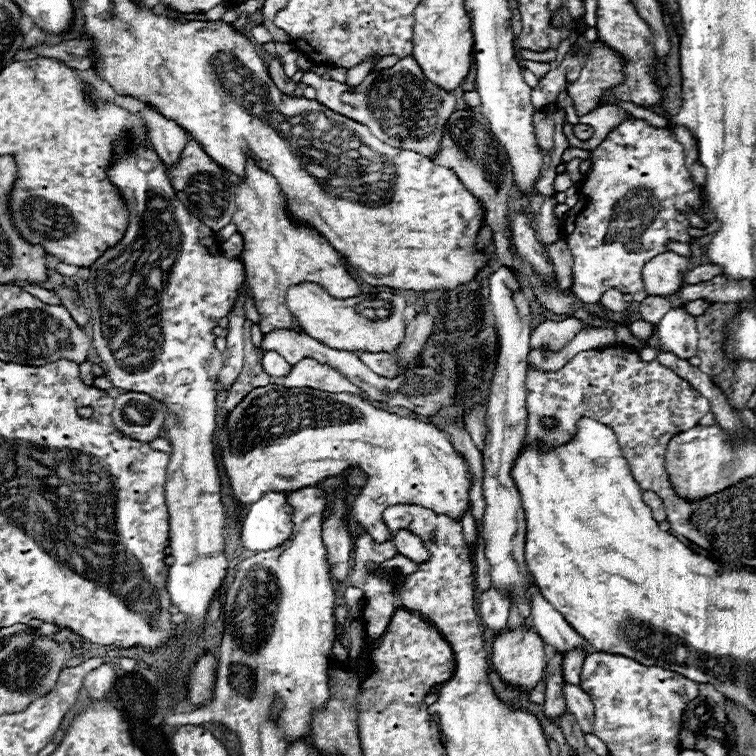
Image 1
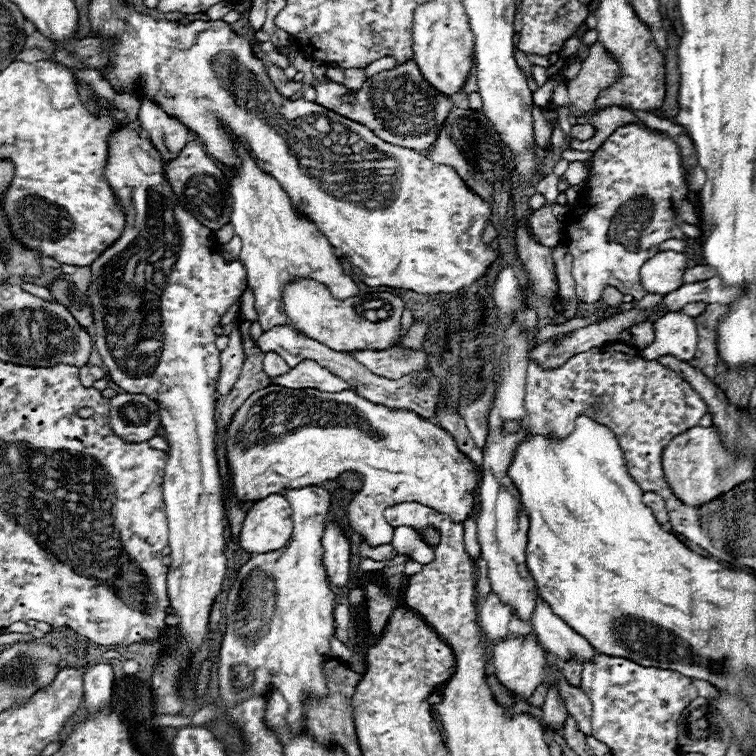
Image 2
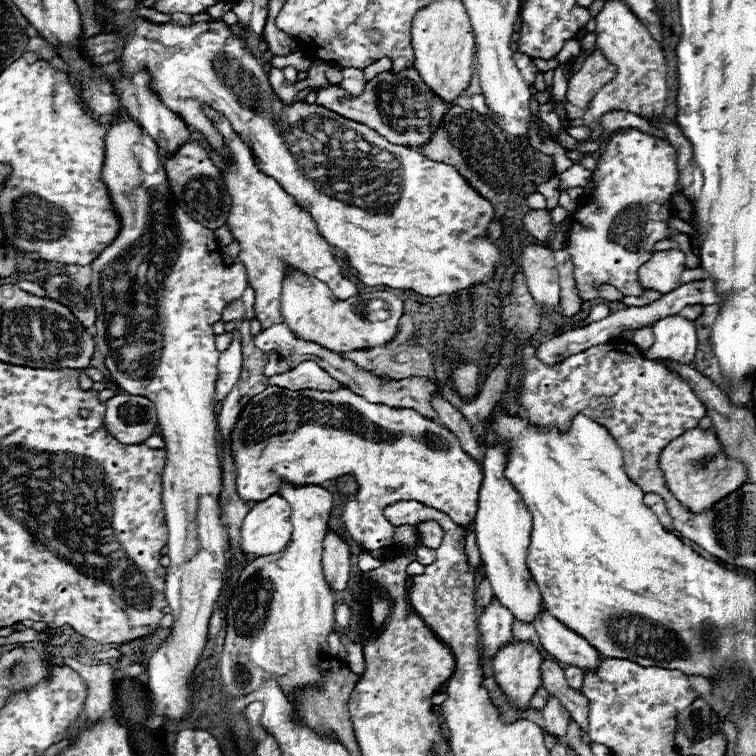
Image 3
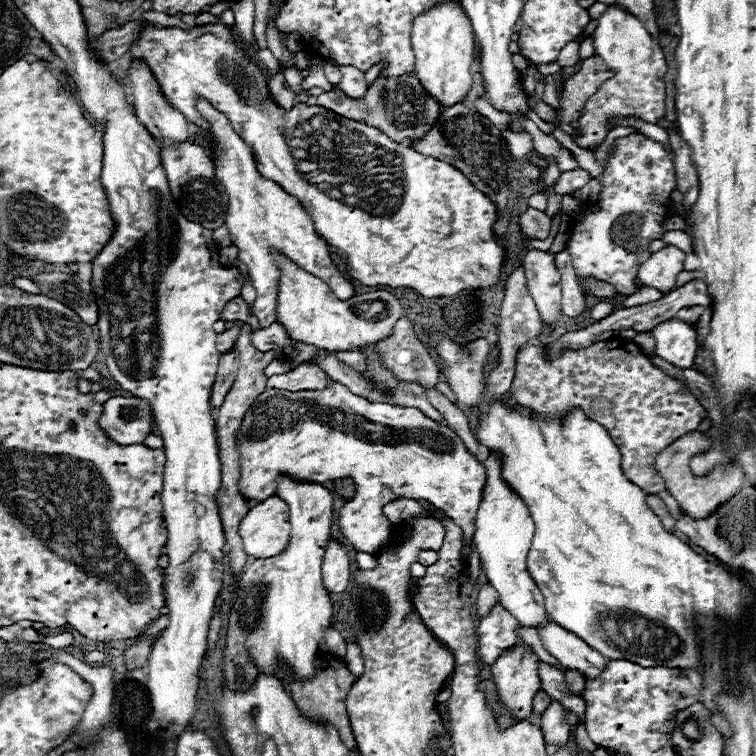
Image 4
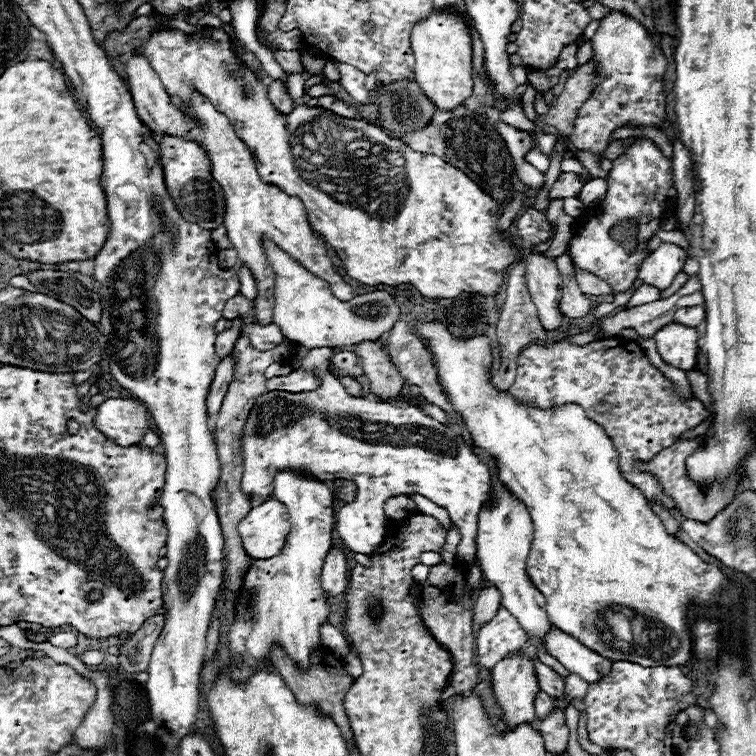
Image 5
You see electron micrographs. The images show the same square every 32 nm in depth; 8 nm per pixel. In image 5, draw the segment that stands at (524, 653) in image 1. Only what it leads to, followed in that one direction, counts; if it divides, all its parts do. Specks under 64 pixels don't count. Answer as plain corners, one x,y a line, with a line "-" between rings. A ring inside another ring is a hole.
522,652
496,664
492,672
492,688
500,706
506,730
520,724
534,724
534,698
540,692
532,662
522,658

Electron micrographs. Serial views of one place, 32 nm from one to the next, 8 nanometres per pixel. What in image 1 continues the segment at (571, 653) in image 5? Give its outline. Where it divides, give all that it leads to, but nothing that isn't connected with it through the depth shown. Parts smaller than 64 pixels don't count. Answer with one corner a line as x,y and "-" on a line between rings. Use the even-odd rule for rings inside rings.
532,586
528,594
532,596
530,624
542,638
544,646
550,646
562,656
566,656
572,648
582,648
586,656
592,654
592,646
552,608
552,604
540,596
536,586

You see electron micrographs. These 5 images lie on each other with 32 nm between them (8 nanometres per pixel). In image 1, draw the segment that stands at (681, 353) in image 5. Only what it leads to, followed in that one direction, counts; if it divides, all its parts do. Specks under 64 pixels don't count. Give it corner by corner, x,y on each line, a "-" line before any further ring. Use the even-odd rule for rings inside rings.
682,308
666,312
666,316
654,328
658,332
662,352
672,352
684,360
696,354
698,344
696,318
686,314

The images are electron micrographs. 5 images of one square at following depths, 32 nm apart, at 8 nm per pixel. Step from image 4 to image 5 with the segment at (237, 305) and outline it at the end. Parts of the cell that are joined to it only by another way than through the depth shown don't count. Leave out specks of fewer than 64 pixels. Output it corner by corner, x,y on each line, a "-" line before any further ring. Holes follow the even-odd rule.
238,292
236,296
232,296
232,298
226,302
222,316
228,318
228,320
232,320
232,318
236,318
236,316
244,316
244,318
247,318
249,316
246,316
246,314
250,314
252,308
254,308
254,304
252,304
250,300
246,300
246,298

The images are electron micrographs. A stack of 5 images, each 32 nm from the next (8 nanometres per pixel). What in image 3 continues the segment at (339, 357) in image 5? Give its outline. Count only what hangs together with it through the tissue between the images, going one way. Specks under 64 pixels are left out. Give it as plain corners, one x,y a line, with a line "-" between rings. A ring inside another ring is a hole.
404,314
400,320
398,320
398,328
396,328
396,336
382,344
382,346
376,346
372,350
352,350
352,352
346,352
342,354
342,358
346,360
352,360
356,366
360,368
368,368
372,372
384,372
388,374
390,378
394,380
402,380
402,378
414,378
414,376
422,376
430,382
436,380
436,370
434,370
434,364
432,364
432,358
430,354
424,350
424,346
420,344
410,344
412,340
412,330
414,330
414,324
412,324
412,318
408,314

